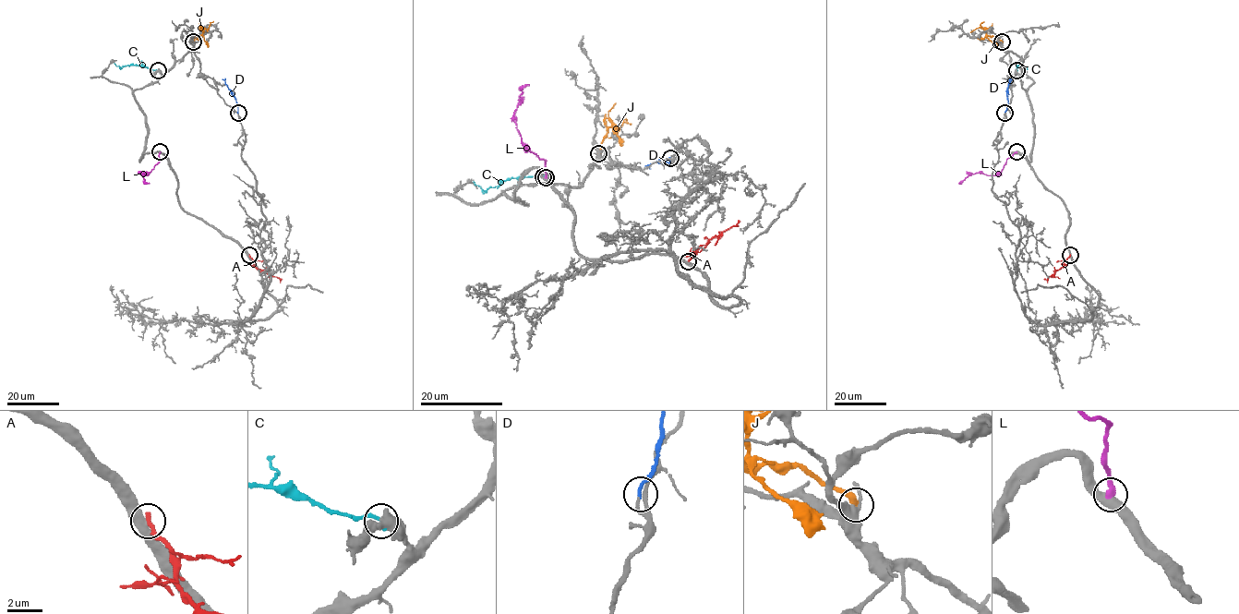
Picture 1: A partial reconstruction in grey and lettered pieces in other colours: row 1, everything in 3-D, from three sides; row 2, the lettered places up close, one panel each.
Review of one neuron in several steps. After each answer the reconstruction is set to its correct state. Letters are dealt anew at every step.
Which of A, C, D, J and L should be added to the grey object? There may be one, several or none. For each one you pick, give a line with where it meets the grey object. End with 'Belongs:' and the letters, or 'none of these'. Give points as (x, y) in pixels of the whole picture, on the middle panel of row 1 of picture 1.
D: contact (670, 158)
Belongs: D

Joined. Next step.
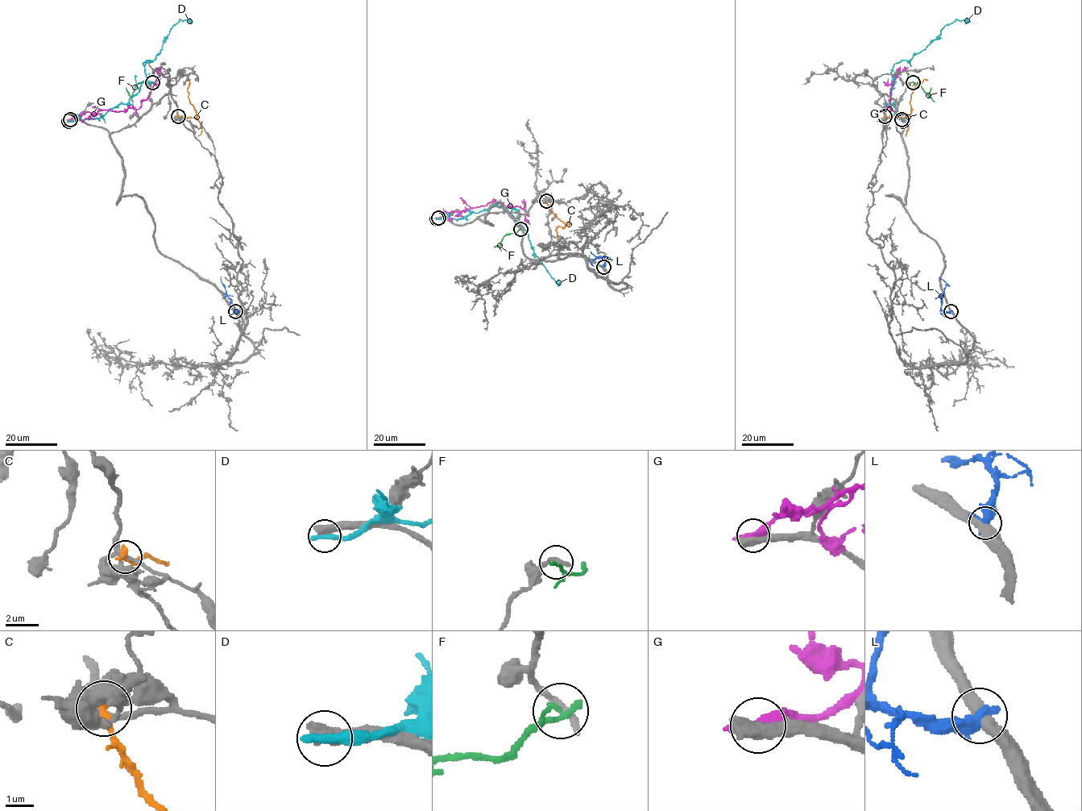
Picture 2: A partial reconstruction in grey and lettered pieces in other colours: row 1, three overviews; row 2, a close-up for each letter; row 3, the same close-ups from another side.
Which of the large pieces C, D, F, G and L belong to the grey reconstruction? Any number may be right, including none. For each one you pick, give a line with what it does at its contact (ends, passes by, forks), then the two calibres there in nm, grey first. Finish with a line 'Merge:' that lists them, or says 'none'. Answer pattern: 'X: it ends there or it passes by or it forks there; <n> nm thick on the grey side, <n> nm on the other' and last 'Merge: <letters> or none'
Merge: none

